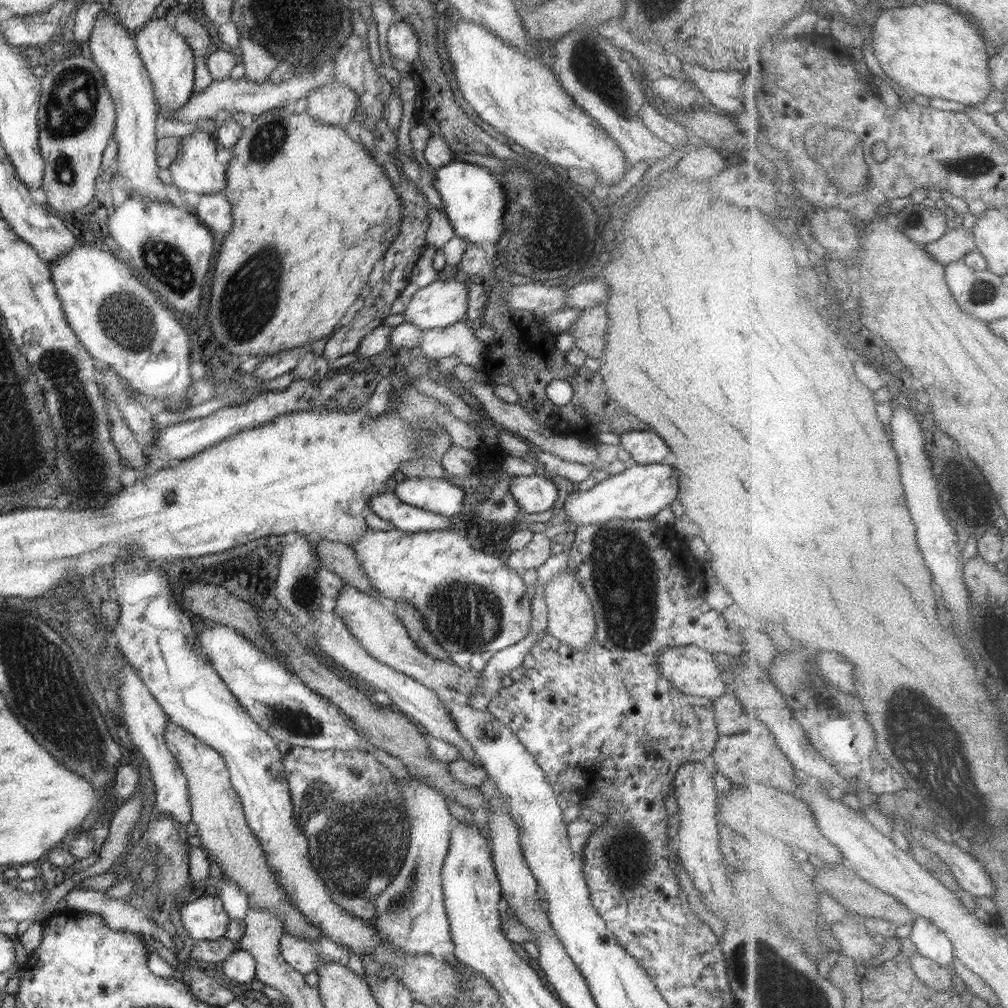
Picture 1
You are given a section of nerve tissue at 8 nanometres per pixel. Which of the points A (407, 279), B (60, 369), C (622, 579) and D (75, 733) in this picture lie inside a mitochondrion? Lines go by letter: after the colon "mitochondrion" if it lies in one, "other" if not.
A: other
B: mitochondrion
C: mitochondrion
D: mitochondrion

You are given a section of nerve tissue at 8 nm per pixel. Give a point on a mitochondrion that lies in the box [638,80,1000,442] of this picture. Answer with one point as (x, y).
(972, 164)

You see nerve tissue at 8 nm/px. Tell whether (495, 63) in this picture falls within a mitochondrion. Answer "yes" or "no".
no

